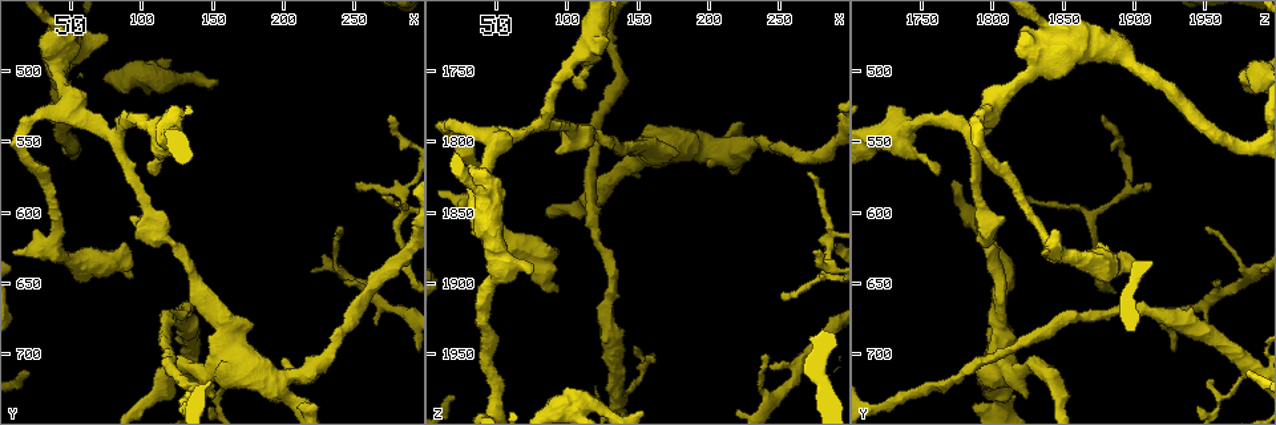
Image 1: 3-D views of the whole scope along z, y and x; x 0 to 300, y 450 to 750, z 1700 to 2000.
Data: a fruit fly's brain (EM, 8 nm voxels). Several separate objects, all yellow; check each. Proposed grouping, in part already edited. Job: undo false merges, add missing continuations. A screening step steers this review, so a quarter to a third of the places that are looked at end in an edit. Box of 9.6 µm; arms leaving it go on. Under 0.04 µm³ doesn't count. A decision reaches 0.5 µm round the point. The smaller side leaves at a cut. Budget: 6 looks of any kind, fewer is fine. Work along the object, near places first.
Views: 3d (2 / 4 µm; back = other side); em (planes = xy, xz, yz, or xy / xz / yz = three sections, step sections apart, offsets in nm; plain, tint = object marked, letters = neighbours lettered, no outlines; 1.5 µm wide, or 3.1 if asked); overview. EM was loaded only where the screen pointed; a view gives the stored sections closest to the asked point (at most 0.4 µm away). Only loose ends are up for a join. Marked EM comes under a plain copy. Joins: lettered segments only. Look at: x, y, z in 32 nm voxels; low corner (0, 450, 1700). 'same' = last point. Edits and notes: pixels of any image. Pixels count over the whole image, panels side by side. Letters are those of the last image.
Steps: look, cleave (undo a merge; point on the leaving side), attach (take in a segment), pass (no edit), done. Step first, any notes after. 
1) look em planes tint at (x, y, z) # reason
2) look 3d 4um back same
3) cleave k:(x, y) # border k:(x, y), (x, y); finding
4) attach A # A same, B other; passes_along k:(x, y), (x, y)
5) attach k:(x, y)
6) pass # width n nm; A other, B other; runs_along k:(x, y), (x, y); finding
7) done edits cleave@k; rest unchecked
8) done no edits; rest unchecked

look em xy step 8 tint at (152, 730, 1824) # an open end

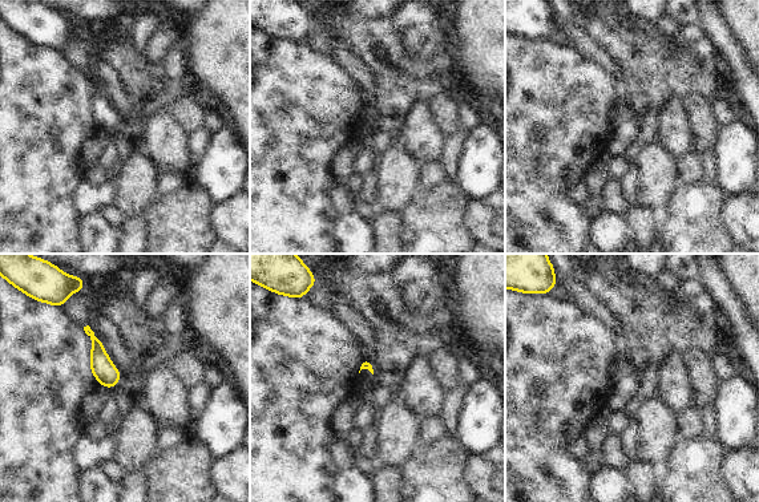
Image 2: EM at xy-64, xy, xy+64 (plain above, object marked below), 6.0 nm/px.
look em planes letters same

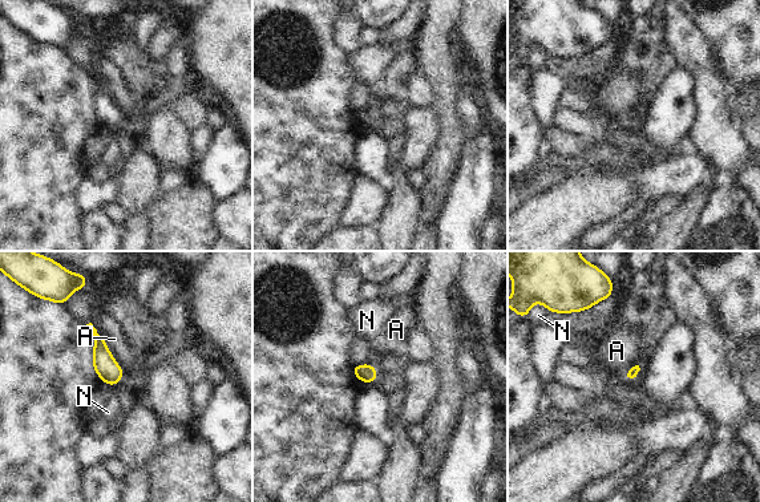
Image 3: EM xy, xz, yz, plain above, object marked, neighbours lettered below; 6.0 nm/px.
pass # longest_contact A 360 nm; A other, N other; border 3:(91, 323), (124, 372); no lettered segment goes on from it

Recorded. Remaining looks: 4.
look em planes letters at (242, 648, 1958)

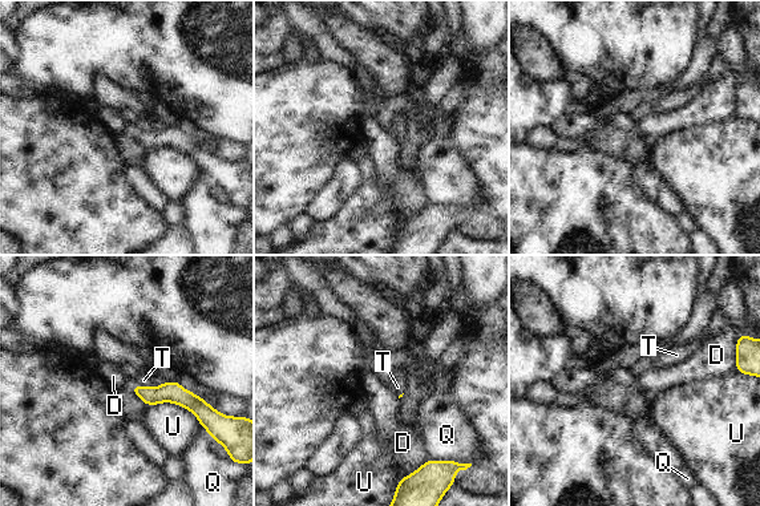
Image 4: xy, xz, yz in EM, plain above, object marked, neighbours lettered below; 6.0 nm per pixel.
pass # D other, Q other, T other, U other; border 4:(428, 460), (417, 468); no lettered segment goes on from it

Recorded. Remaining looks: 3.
look 3d 2um back at (80, 550, 1788) # a fork

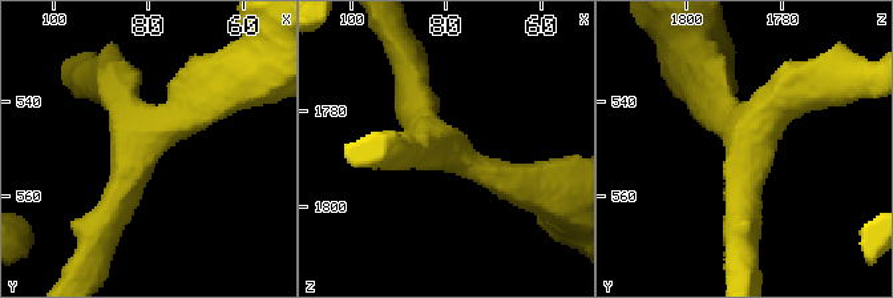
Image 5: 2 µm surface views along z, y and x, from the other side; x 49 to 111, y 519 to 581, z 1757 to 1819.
look em xz step 8 tint at (80, 548, 1788) # arms 3; arm_widths 220, 280, 340 nm; shape alone is not enough

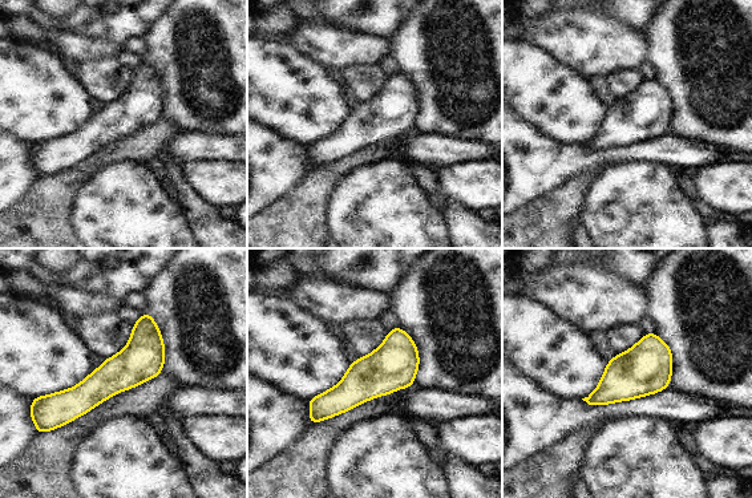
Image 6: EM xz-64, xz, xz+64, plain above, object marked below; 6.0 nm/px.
look em planes letters same

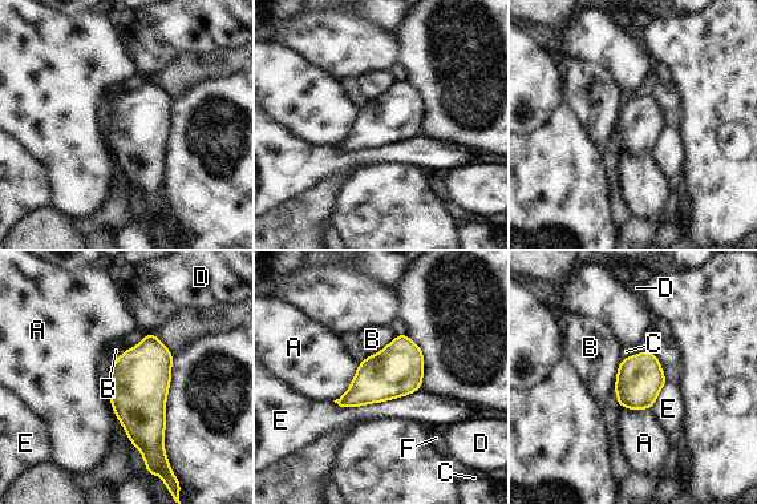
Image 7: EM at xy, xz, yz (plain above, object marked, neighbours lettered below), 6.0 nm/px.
pass # A other, B other, C other, D other, E other, F other; continuous, no second neuron

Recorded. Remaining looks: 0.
done no edits; rest unchecked

